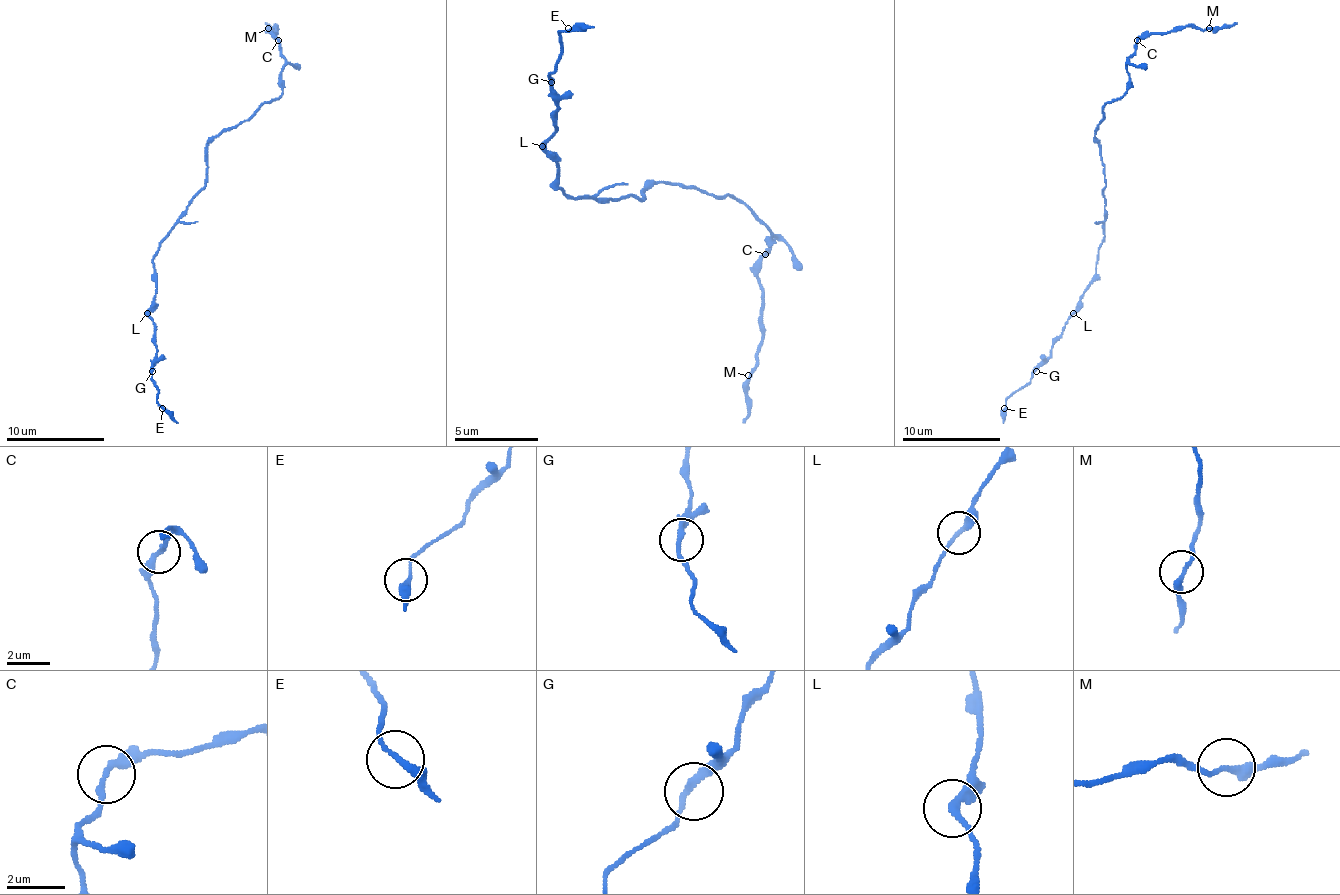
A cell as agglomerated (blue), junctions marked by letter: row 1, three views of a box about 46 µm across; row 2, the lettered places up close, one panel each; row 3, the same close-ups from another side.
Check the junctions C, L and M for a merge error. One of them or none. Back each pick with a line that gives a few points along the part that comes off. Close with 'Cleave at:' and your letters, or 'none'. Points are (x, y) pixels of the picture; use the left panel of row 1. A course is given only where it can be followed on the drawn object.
Cleave at: none

